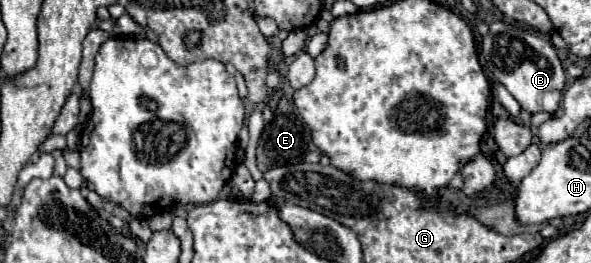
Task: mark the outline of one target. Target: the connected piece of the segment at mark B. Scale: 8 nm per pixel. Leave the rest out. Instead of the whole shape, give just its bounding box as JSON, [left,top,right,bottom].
[481,22,567,114]

